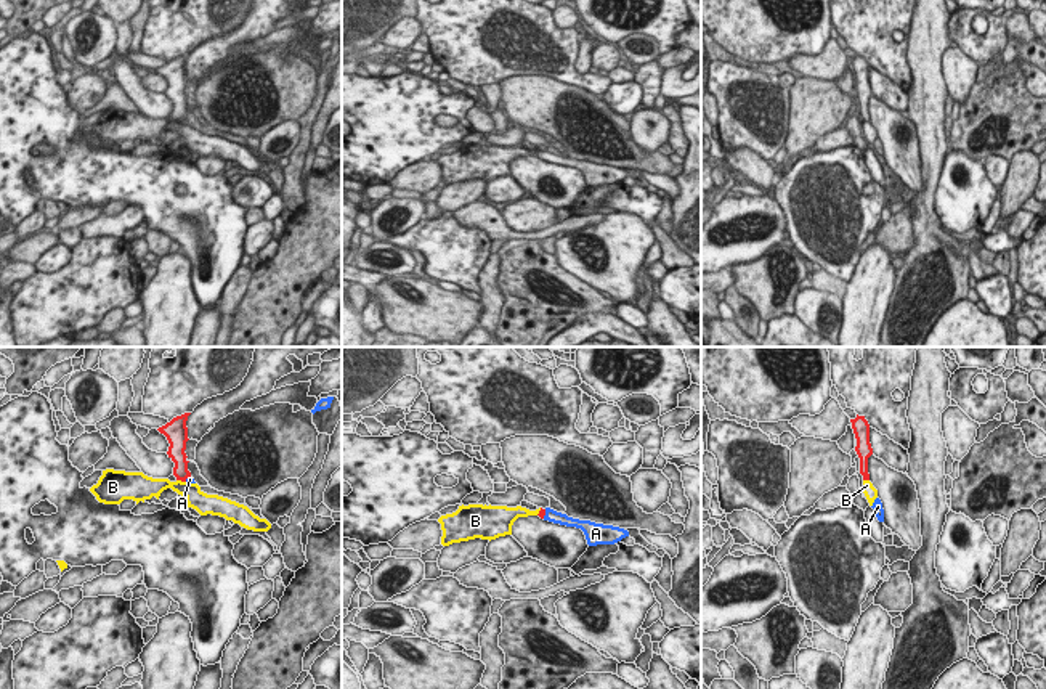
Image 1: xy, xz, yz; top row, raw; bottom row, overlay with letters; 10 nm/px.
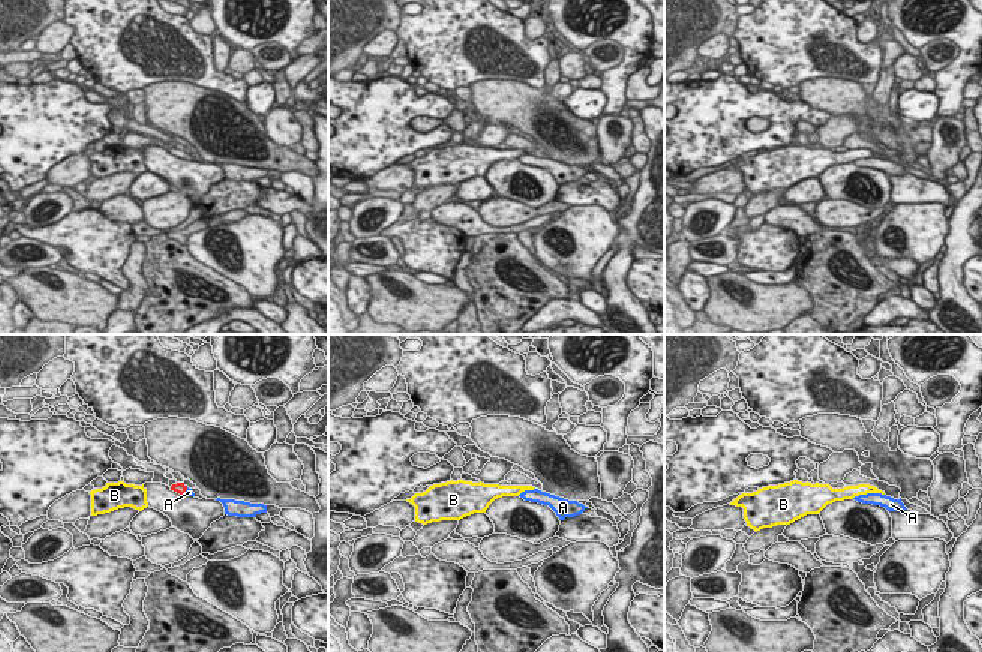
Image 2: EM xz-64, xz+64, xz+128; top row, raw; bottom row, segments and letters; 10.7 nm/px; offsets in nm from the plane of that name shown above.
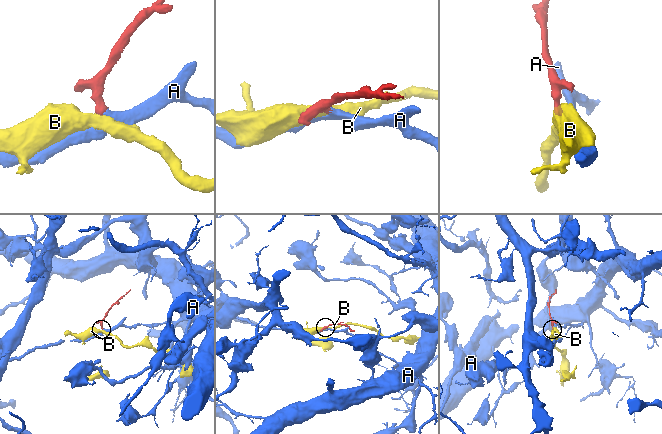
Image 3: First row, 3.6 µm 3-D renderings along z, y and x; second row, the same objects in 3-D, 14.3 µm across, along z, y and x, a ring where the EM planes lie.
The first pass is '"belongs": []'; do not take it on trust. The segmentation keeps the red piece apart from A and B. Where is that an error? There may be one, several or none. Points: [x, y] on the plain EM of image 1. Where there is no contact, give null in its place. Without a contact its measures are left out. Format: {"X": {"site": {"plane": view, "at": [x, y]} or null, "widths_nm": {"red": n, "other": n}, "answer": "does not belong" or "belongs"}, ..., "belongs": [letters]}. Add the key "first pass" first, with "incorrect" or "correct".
{"first pass": "incorrect", "A": {"site": {"plane": "xz", "at": [544, 154]}, "widths_nm": {"red": 70, "other": 130}, "answer": "belongs"}, "B": {"site": {"plane": "xy", "at": [182, 121]}, "widths_nm": {"red": 160, "other": 200}, "answer": "does not belong"}, "belongs": ["A"]}

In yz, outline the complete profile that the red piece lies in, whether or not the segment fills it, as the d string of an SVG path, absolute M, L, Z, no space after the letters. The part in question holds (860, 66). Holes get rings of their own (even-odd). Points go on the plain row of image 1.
M858 55L855 59L850 59L850 63L857 79L855 92L860 98L860 114L863 116L863 120L870 120L868 98L873 95L873 88L870 84L870 64L865 56Z

